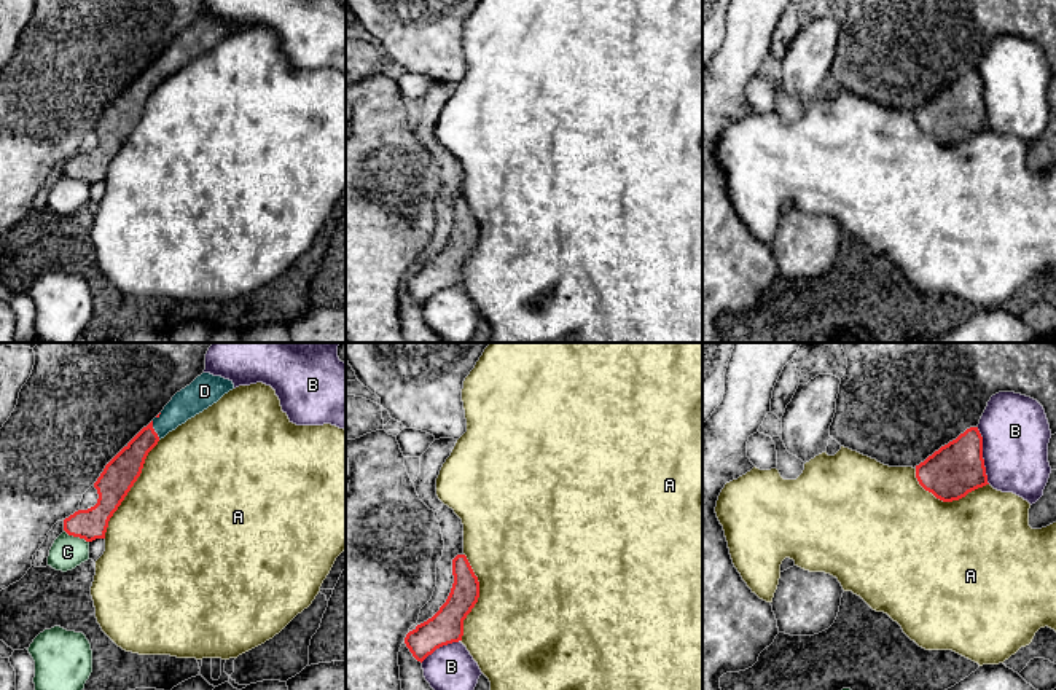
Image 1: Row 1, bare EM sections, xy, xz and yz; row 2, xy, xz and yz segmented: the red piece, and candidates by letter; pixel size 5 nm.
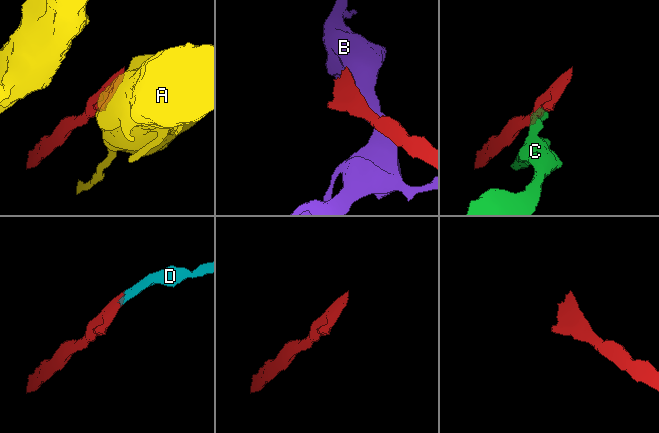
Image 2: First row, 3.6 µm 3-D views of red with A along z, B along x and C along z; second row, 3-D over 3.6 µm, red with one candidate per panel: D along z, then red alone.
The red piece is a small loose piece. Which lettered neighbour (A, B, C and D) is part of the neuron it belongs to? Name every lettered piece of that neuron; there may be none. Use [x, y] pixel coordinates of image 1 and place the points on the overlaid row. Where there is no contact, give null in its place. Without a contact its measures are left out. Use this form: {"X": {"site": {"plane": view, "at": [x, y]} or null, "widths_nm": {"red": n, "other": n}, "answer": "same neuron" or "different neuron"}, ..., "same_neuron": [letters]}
{"A": {"site": {"plane": "xy", "at": [129, 490]}, "widths_nm": {"red": 170, "other": 500}, "answer": "different neuron"}, "B": {"site": {"plane": "yz", "at": [981, 456]}, "widths_nm": {"red": 280, "other": 340}, "answer": "different neuron"}, "C": {"site": {"plane": "xy", "at": [77, 536]}, "widths_nm": {"red": 160, "other": 170}, "answer": "different neuron"}, "D": {"site": {"plane": "xy", "at": [153, 431]}, "widths_nm": {"red": 160, "other": 150}, "answer": "same neuron"}, "same_neuron": ["D"]}

